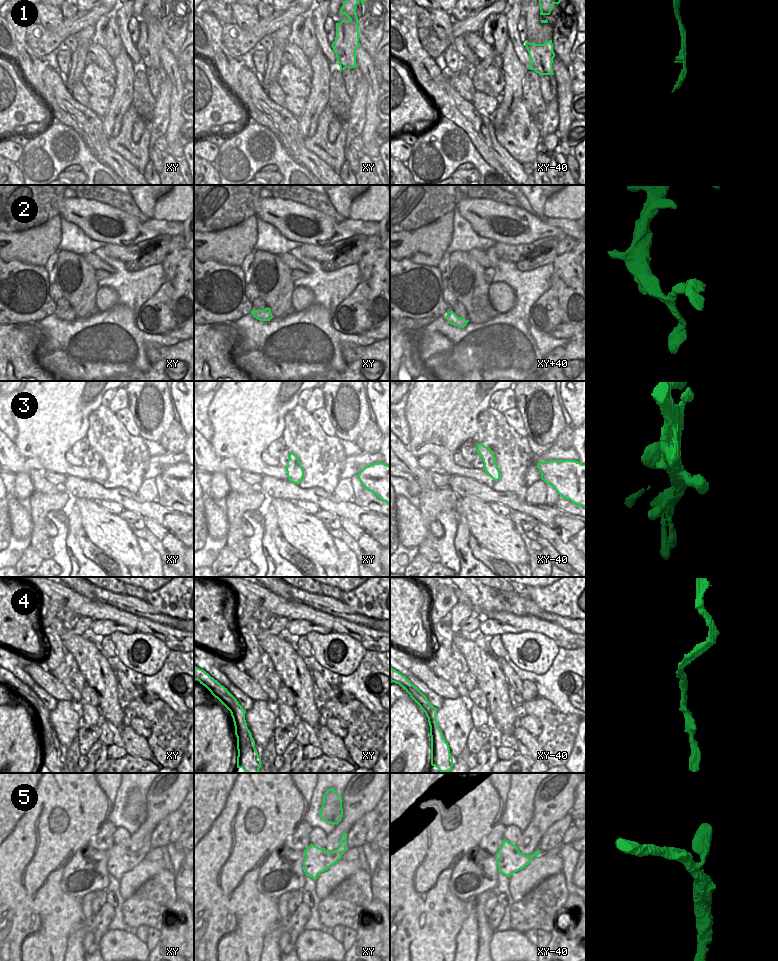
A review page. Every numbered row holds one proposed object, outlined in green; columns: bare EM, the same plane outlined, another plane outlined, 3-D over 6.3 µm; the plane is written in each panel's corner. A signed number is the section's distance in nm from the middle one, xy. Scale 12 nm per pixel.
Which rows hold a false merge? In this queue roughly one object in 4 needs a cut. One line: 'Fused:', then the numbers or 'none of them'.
Fused: none of them

